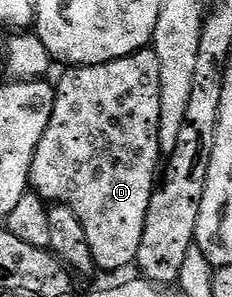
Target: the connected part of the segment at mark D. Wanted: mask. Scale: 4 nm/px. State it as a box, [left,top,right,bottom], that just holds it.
[30,49,161,271]

